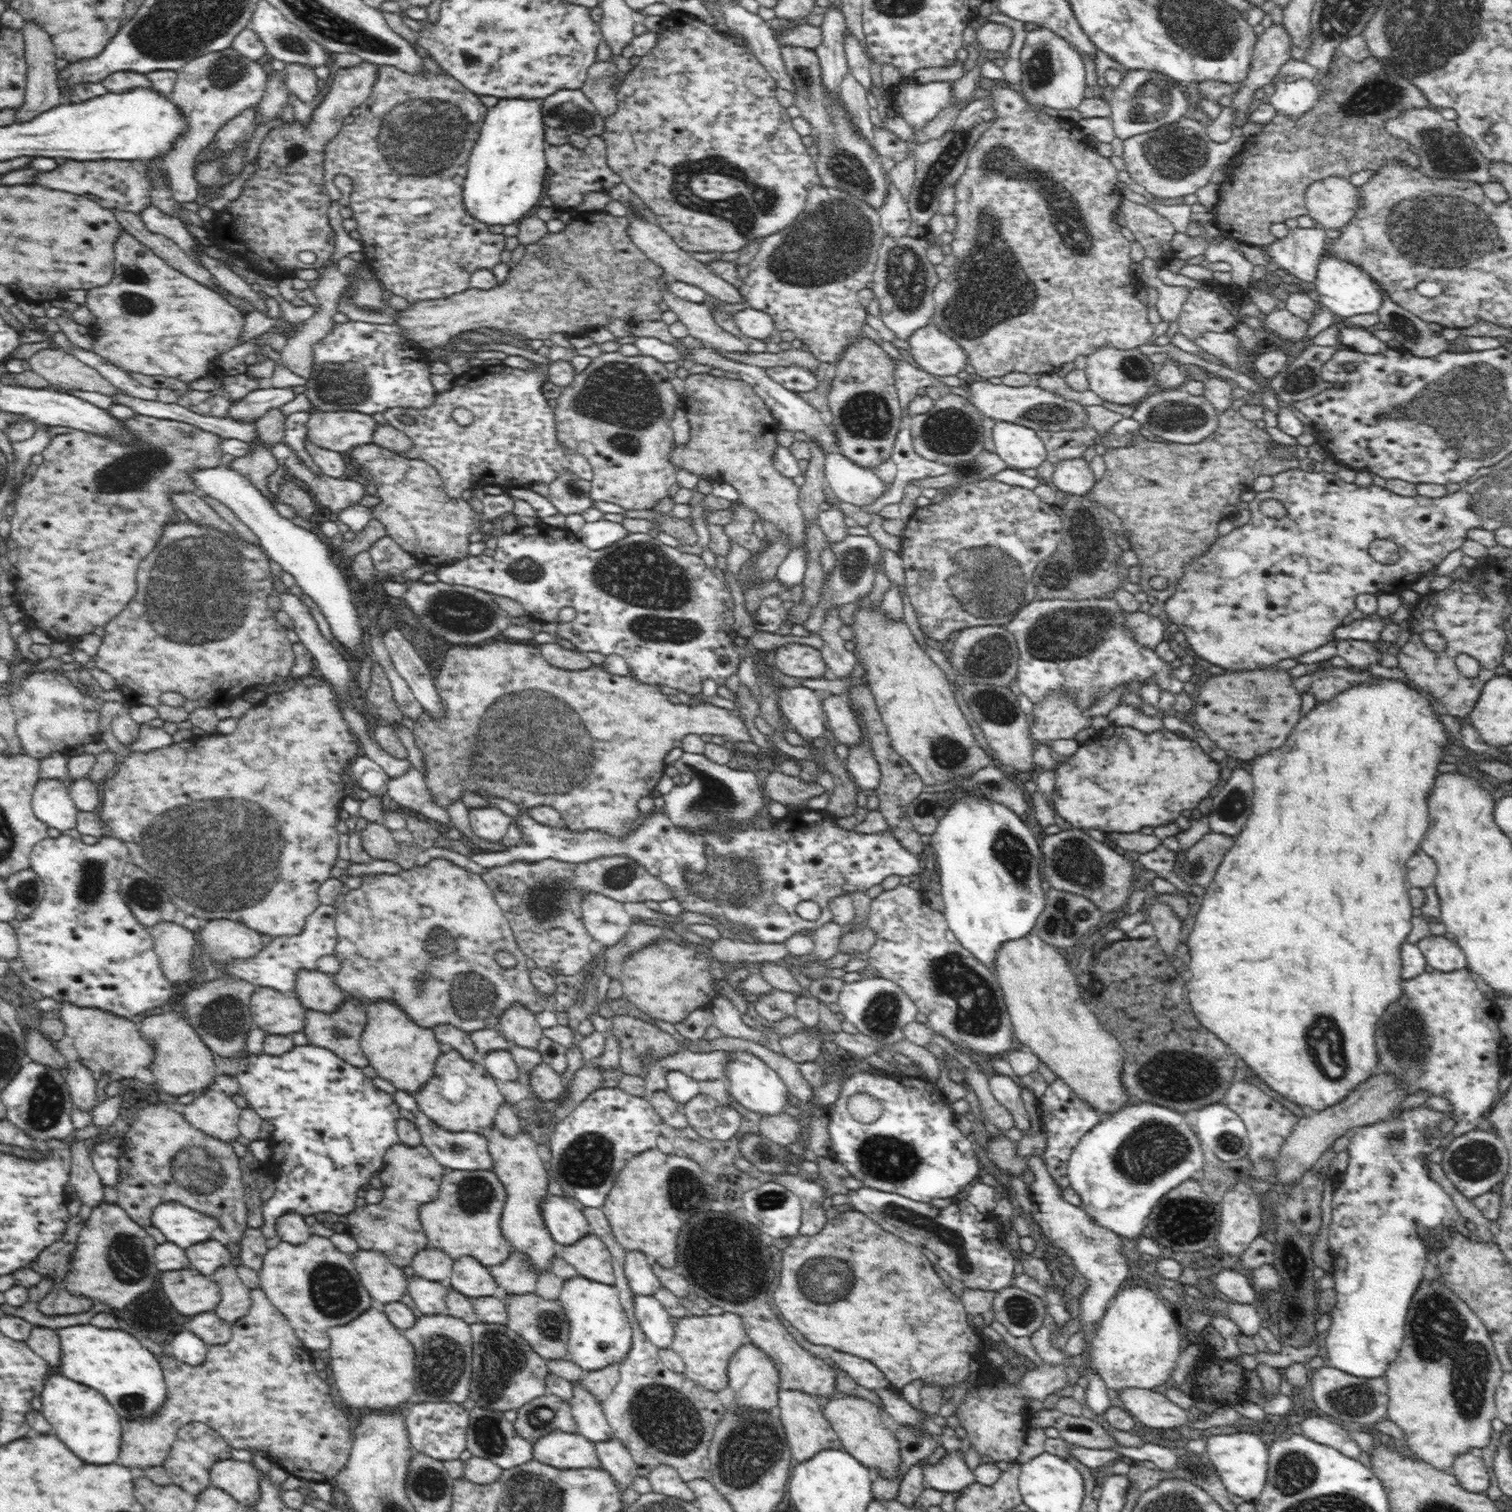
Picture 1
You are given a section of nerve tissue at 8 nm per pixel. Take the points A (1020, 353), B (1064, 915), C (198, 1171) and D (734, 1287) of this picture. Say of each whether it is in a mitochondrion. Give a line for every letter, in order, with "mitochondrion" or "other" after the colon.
A: other
B: mitochondrion
C: mitochondrion
D: mitochondrion

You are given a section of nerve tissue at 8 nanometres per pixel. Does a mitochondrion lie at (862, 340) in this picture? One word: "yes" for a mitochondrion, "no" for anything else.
no

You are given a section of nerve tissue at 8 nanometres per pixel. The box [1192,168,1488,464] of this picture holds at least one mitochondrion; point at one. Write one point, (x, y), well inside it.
(1403, 326)

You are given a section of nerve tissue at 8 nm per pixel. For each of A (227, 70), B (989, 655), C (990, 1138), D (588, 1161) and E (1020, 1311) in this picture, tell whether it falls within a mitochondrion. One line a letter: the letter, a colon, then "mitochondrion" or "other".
A: mitochondrion
B: mitochondrion
C: other
D: mitochondrion
E: mitochondrion

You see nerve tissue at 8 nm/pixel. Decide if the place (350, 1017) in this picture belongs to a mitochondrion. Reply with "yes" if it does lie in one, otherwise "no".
yes

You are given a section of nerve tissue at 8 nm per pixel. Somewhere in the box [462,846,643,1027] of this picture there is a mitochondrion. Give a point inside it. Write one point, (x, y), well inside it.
(549, 899)

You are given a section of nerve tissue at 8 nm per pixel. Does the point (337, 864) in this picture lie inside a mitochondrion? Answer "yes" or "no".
no

